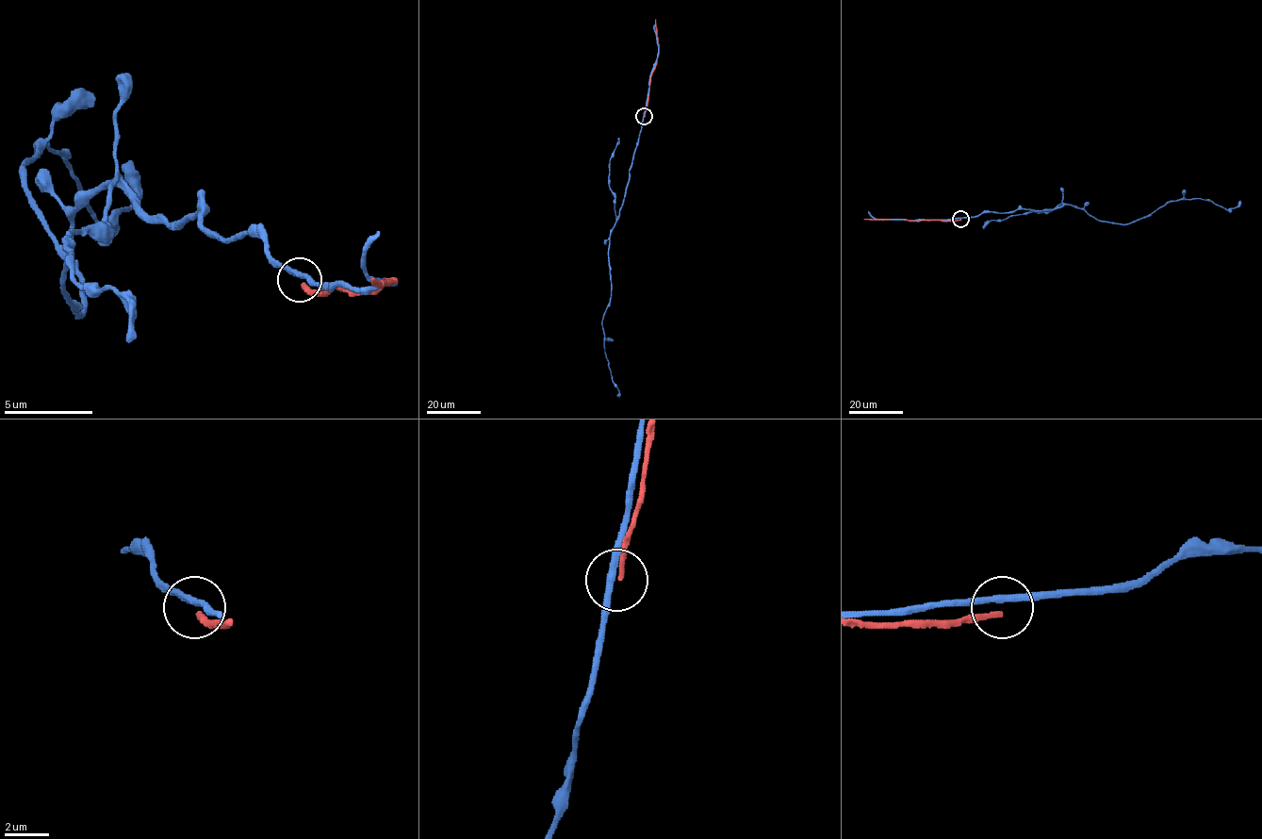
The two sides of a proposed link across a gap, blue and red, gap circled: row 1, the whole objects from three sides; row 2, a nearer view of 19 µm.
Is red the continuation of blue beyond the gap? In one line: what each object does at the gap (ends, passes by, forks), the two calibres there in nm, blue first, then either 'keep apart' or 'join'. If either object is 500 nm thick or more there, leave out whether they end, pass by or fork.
blue passes by; red ends there; 300 nm thick on the blue side, 200 nm on the other; keep apart

